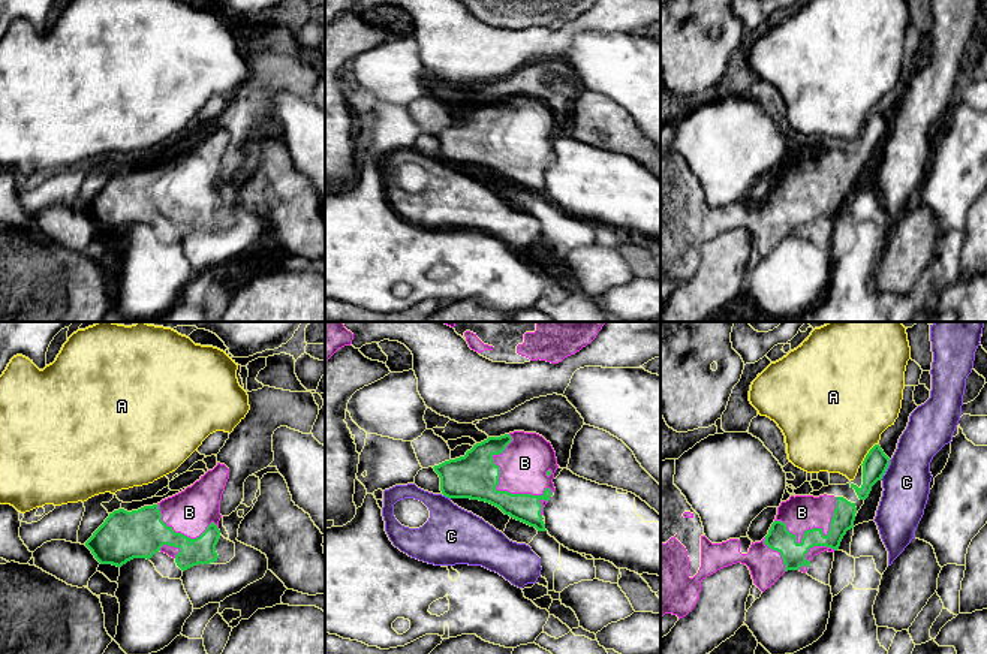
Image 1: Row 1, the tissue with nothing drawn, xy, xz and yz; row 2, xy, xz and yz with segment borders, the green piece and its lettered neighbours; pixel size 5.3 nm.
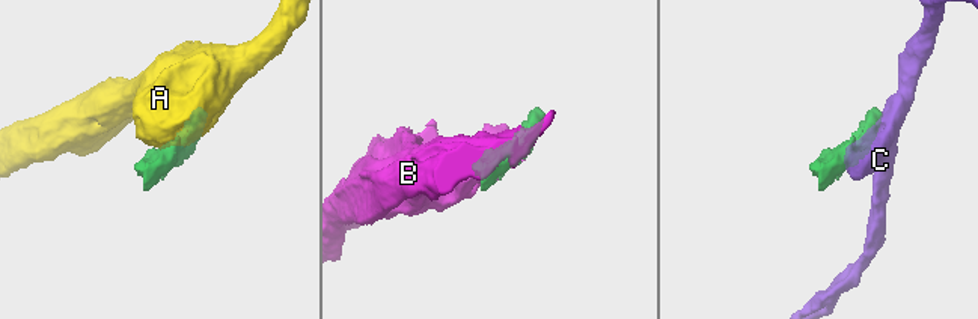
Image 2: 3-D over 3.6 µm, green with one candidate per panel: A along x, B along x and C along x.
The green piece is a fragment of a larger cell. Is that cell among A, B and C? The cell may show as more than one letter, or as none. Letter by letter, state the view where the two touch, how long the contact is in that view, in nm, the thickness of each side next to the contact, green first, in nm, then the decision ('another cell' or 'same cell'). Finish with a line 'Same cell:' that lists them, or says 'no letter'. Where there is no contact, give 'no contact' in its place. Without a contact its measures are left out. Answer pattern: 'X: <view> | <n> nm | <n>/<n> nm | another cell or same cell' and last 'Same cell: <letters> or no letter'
A: yz | 150 nm | 140/500 nm | another cell
B: xz | 400 nm | 240/260 nm | same cell
C: yz | 130 nm | 140/260 nm | another cell
Same cell: B

